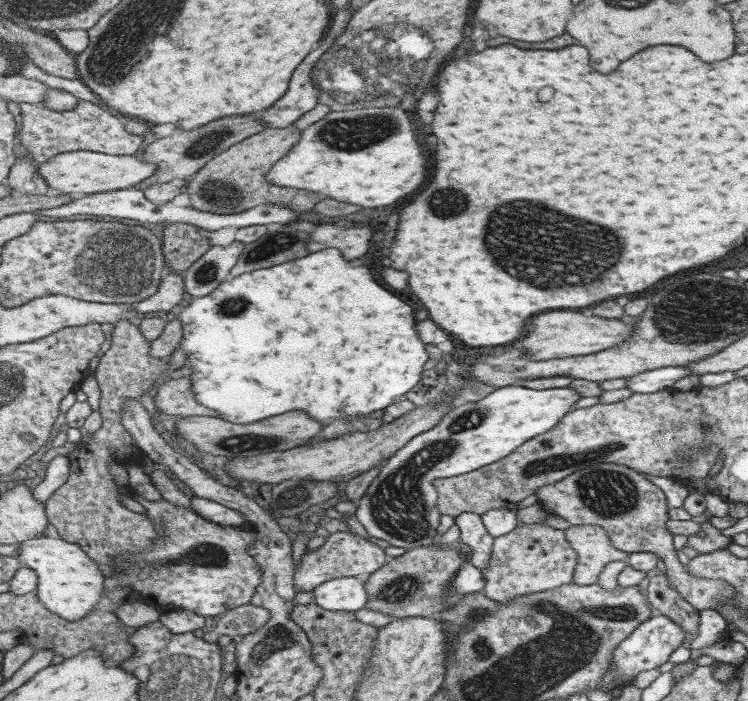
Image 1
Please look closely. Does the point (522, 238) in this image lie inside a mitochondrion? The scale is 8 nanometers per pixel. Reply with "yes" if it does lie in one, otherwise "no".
yes

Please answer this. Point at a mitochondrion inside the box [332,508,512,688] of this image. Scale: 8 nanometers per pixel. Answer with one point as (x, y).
(406, 587)

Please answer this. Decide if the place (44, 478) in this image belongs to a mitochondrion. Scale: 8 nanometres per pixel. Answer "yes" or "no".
no

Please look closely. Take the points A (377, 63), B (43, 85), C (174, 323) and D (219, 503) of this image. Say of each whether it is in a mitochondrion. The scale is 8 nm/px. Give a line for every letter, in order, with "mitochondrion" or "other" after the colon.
A: mitochondrion
B: other
C: other
D: other

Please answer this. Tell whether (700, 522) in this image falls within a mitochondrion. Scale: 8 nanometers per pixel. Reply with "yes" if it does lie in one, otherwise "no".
no

